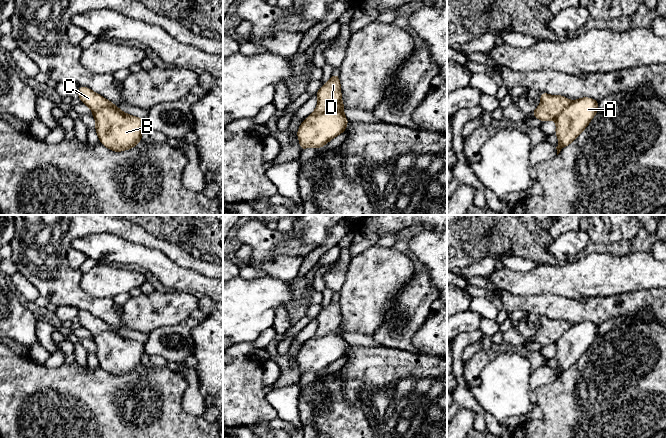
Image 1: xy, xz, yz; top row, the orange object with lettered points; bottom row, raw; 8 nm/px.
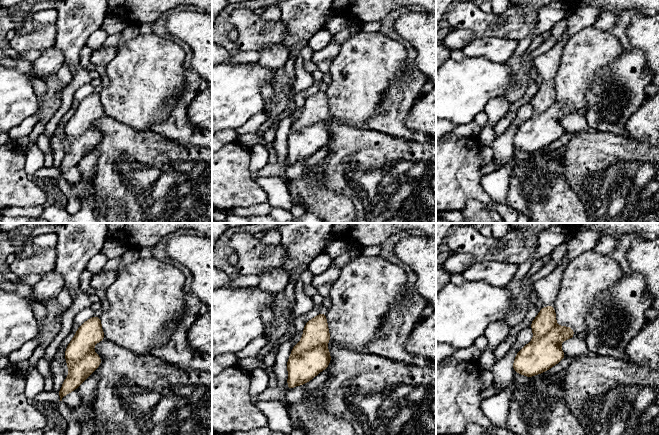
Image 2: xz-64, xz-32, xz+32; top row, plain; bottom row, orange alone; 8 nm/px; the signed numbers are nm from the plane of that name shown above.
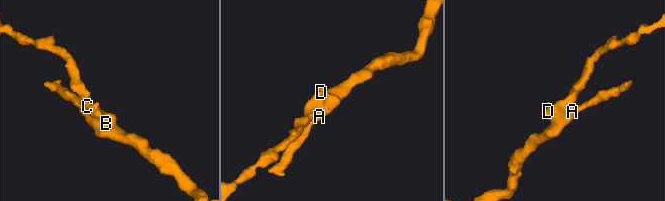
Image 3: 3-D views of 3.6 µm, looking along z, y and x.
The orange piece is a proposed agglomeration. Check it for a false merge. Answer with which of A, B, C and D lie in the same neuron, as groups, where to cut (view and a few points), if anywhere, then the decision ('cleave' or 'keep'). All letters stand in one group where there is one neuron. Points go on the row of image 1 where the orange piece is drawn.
A B / C D; cut in xz along (341, 100), (334, 107), (311, 114); cleave

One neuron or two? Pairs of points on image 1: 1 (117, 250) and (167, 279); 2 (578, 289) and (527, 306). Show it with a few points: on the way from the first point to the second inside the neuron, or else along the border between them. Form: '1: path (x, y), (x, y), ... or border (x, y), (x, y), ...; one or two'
1: path (129, 253), (146, 258), (155, 267); one
2: border (534, 296), (560, 295), (581, 298); two

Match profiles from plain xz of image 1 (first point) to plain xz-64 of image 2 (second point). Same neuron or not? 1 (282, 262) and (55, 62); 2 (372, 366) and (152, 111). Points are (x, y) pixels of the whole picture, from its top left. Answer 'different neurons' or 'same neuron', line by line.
1: same neuron
2: different neurons

